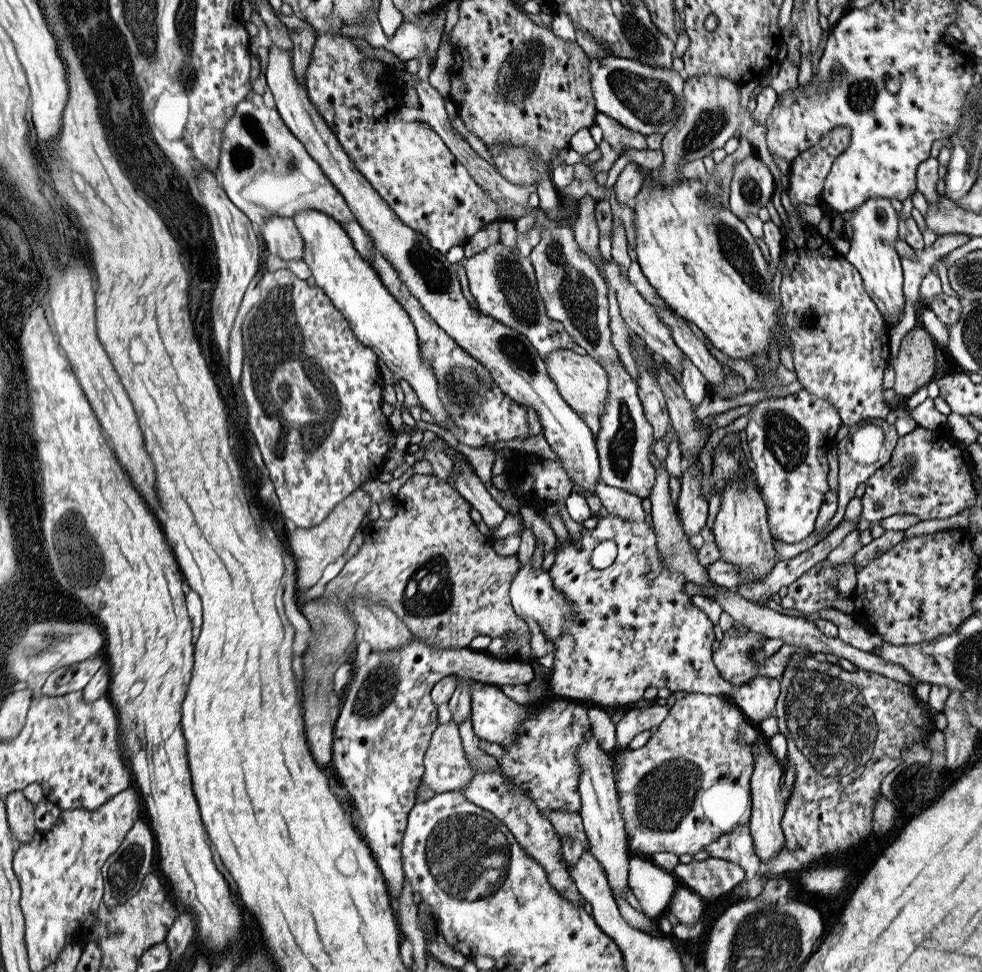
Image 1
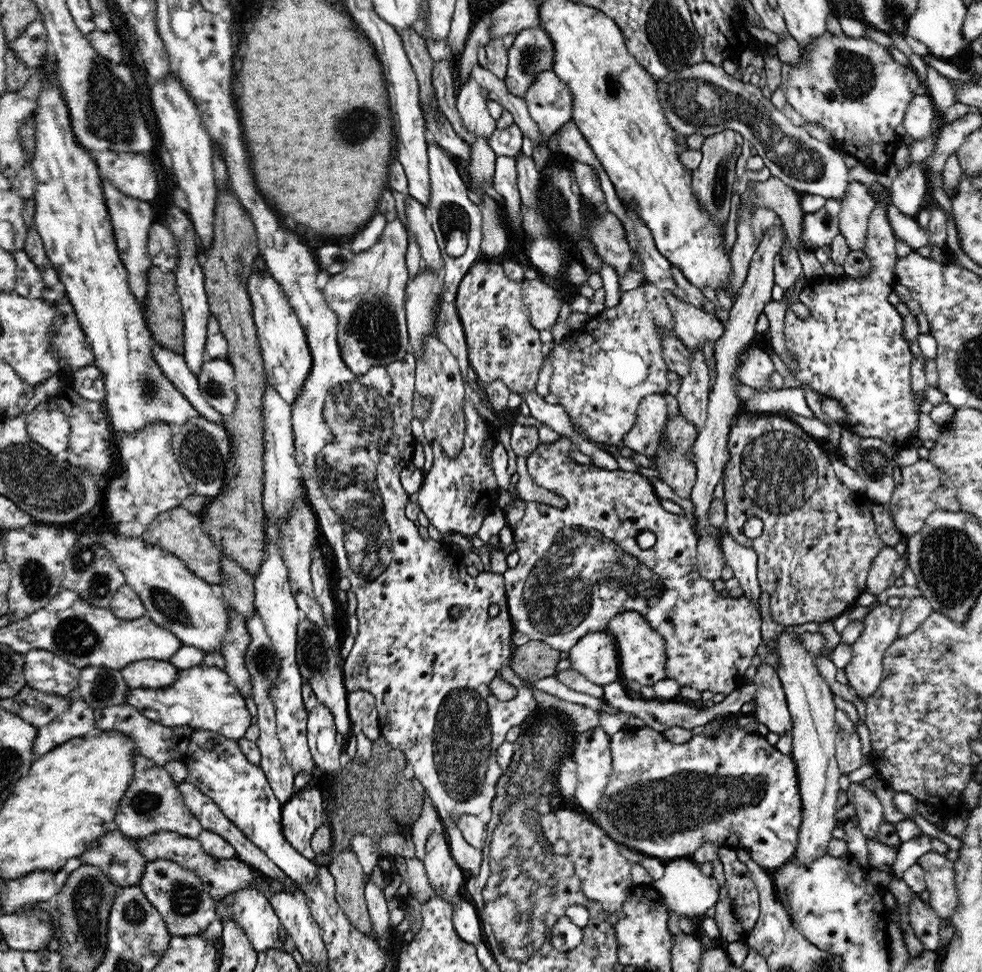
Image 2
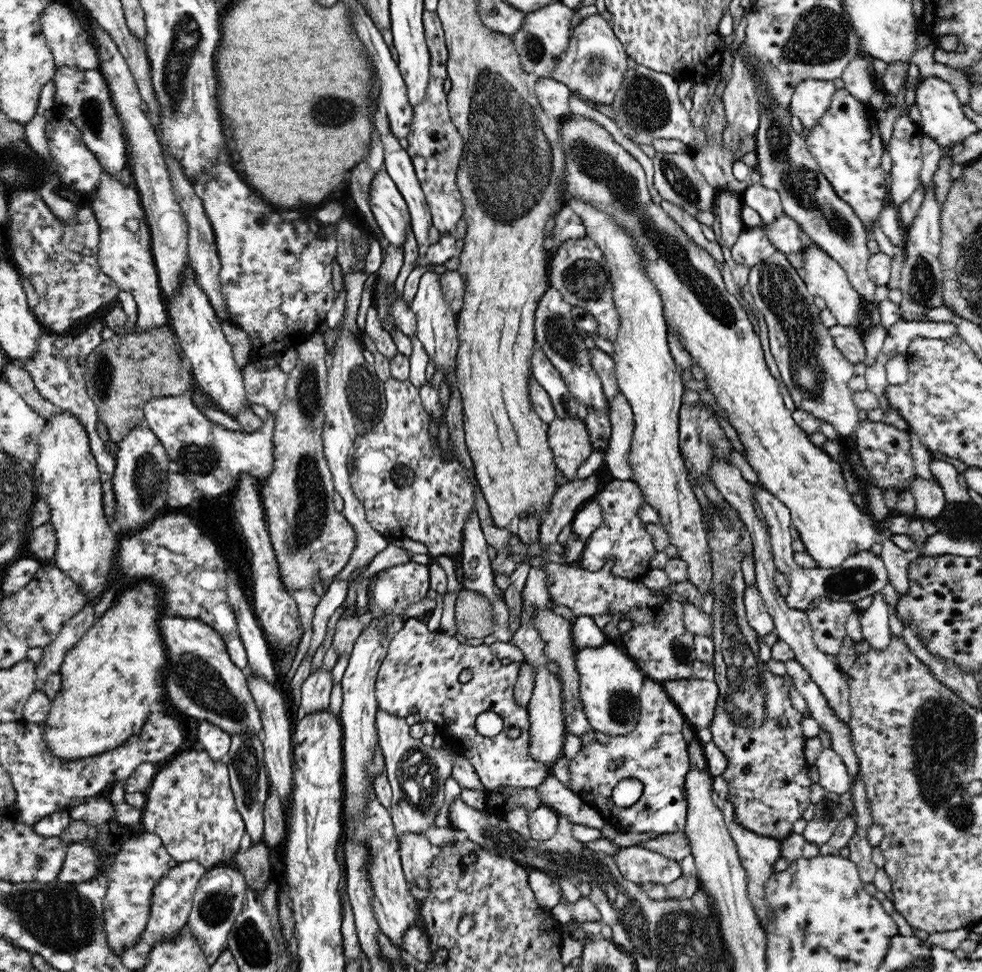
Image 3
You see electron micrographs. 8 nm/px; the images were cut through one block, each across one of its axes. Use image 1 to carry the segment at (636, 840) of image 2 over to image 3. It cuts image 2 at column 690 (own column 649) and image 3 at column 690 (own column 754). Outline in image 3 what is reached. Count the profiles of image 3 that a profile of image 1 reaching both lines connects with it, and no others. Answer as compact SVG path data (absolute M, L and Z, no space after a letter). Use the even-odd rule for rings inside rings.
M646 678L640 692L642 714L634 732L626 736L612 736L606 744L594 740L590 746L582 748L570 762L570 782L572 792L580 796L586 804L592 804L602 820L614 826L618 832L658 832L660 836L676 834L686 828L686 816L690 814L690 802L686 802L686 776L690 776L690 752L688 752L688 732L690 722L686 722L682 710L666 694L662 682ZM626 778L636 778L646 786L642 800L630 808L616 808L612 802L612 792L618 782ZM652 788L668 788L668 796L662 800ZM650 798L654 808L640 808L644 800Z

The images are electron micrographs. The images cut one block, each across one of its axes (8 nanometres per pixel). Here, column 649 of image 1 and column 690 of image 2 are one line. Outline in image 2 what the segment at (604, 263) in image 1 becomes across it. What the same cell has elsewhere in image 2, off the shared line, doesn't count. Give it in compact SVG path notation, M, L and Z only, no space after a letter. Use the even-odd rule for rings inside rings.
M664 292L664 298L674 316L676 340L680 340L692 352L702 350L706 342L710 344L710 340L718 340L722 336L722 324L714 314L706 314L690 304L676 302L672 296L668 296L668 292Z

